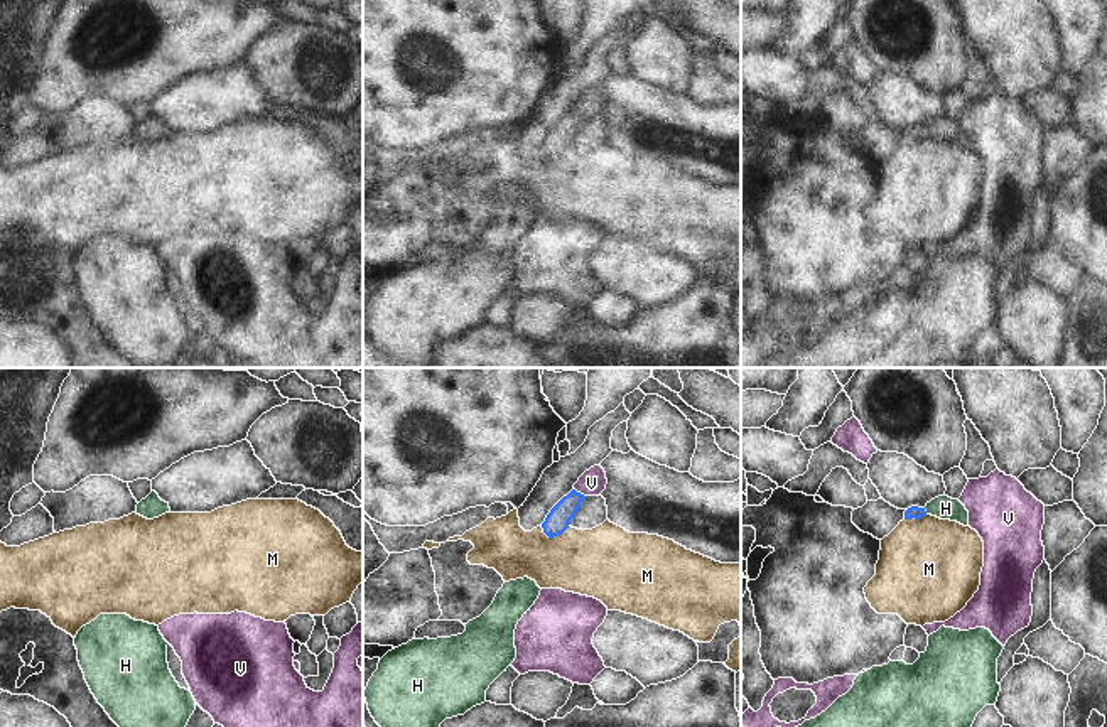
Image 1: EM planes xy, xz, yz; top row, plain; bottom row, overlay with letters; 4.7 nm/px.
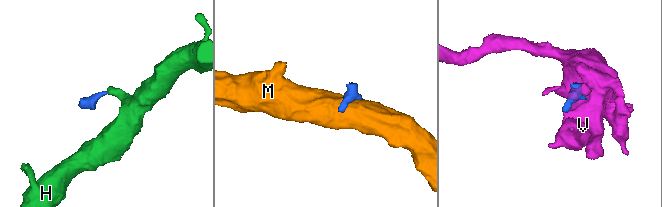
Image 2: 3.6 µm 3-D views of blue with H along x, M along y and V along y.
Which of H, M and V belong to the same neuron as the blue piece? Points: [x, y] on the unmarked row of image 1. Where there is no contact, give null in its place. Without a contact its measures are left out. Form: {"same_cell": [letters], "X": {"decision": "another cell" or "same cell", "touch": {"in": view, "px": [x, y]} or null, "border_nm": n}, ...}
{"same_cell": ["H"], "H": {"decision": "same cell", "touch": {"in": "yz", "px": [925, 134]}, "border_nm": 40}, "M": {"decision": "another cell", "touch": {"in": "xz", "px": [554, 157]}, "border_nm": 140}, "V": {"decision": "another cell", "touch": {"in": "xz", "px": [579, 115]}, "border_nm": 70}}

